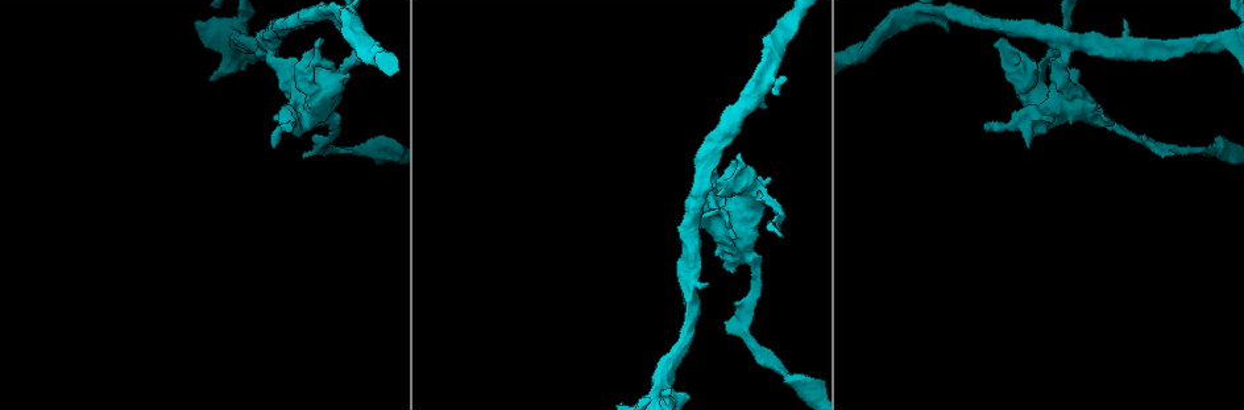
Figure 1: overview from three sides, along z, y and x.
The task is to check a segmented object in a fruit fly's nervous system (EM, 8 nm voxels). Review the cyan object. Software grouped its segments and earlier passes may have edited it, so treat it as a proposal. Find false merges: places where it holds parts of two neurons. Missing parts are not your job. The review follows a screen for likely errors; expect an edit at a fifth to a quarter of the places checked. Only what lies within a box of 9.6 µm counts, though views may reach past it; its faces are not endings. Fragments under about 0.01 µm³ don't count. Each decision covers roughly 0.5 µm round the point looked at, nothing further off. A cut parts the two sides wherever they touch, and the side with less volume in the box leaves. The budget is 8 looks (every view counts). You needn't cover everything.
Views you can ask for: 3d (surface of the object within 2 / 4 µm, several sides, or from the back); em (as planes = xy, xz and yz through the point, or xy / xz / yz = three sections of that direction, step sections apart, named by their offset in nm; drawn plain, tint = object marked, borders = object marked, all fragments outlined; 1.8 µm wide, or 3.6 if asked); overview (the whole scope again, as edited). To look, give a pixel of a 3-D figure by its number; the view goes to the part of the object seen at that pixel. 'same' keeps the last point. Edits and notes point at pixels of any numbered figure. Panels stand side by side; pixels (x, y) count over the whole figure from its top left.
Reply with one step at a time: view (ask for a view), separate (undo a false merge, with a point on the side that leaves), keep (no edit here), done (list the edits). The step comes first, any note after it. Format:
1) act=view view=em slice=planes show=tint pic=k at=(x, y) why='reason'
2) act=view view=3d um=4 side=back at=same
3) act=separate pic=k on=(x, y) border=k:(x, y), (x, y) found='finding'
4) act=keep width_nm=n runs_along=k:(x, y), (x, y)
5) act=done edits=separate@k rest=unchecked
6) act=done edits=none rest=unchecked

act=view view=3d um=4 pic=1 at=(1150, 145) why='arms part here'

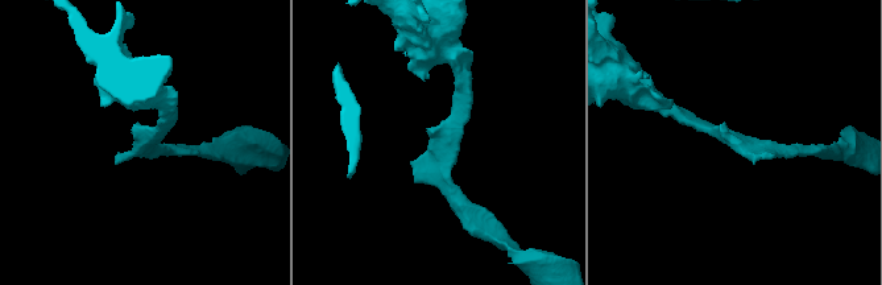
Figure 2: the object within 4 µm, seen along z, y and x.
act=view view=em slice=planes show=borders pic=2 at=(735, 143) why='need the tissue'

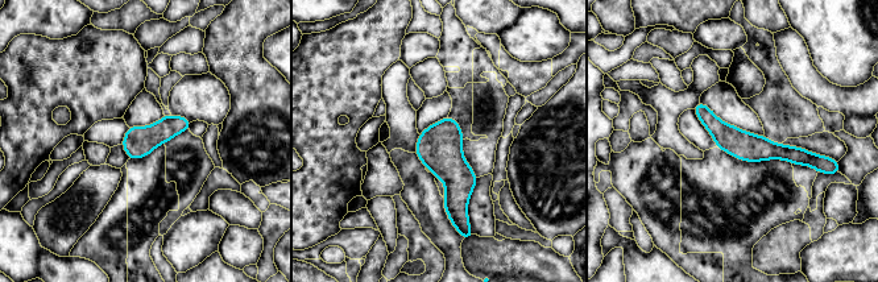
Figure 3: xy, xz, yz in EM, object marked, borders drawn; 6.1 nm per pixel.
act=keep width_nm=180 runs_along=3:(698, 108), (742, 145), (811, 161) found='all the same neuron'

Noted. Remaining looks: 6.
act=view view=3d um=4 side=back pic=1 at=(722, 225) why='sharp bend'

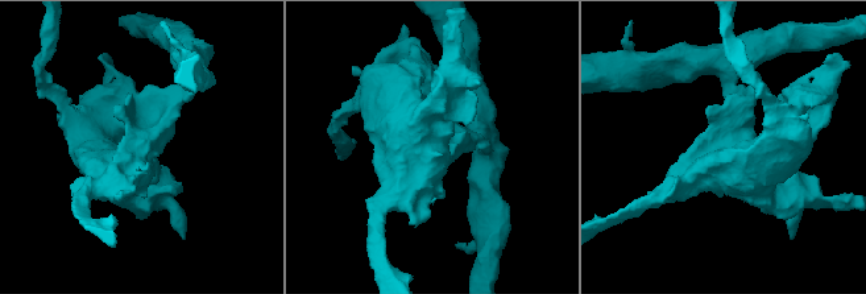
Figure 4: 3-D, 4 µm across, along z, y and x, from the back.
act=view view=em slice=planes show=tint pic=4 at=(434, 144) why='need the tissue'

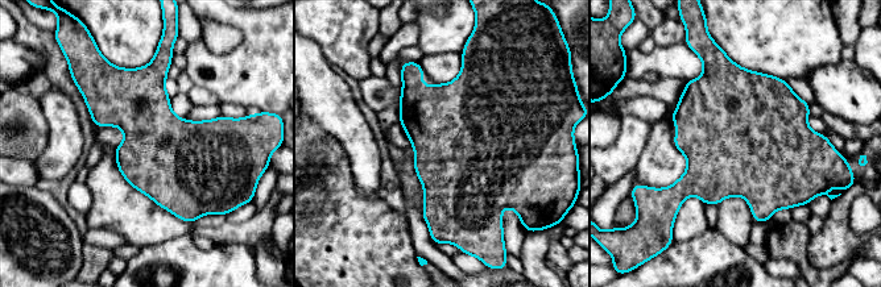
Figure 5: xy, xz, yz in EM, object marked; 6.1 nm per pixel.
act=keep found='continuous, no second neuron'

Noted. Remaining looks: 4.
act=view view=em slice=xz step=8 show=tint pic=1 at=(1007, 39) why='touches itself'

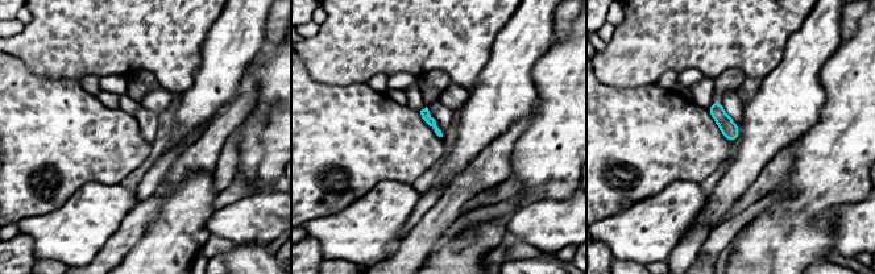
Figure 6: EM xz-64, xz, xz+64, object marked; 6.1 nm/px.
act=view view=em slice=planes show=tint at=same

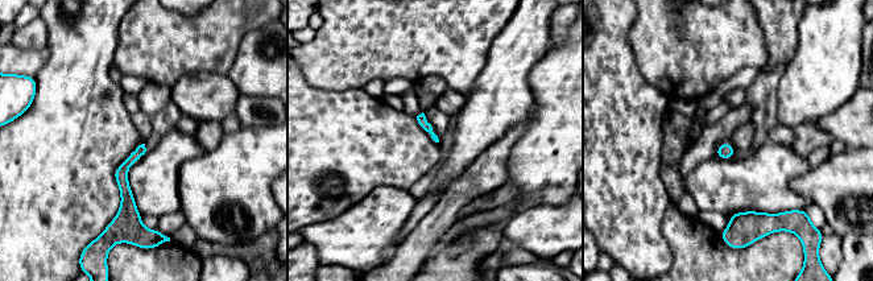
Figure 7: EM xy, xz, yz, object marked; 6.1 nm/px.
act=keep width_nm=60 found='one neuron here'

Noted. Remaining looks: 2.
act=done edits=none rest=unchecked

